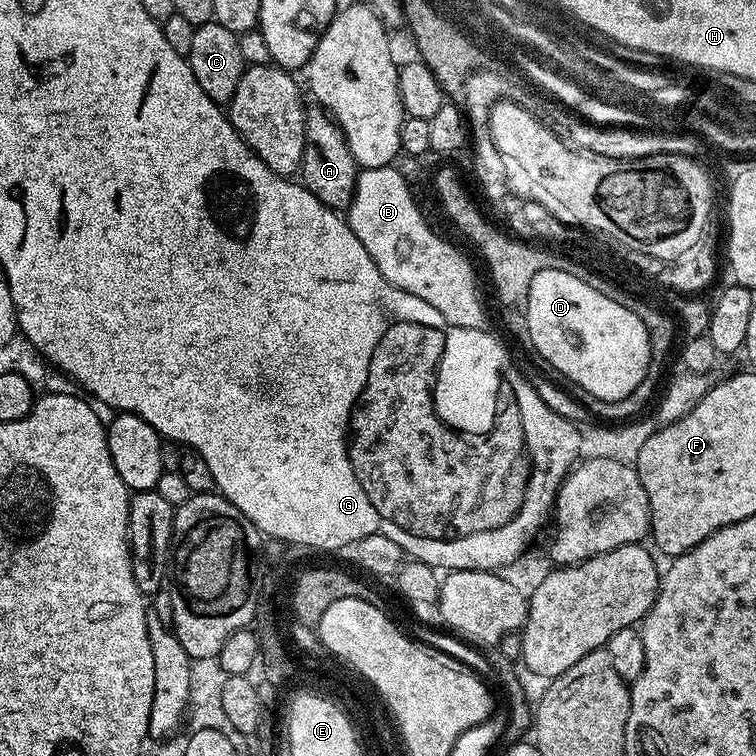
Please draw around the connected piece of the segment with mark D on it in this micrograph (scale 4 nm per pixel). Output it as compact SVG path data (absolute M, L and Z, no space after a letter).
M557 268L540 270L534 276L529 288L528 320L530 337L535 350L543 363L548 363L556 372L561 372L575 387L588 390L595 398L606 402L618 402L626 398L646 377L650 366L650 338L642 318L628 306L614 302L593 286L563 273Z

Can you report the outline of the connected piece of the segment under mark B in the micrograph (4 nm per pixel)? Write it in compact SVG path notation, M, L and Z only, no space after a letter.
M399 167L365 168L357 175L356 192L346 209L346 219L354 230L358 242L366 246L366 254L374 258L380 273L394 286L430 302L446 322L459 328L484 328L484 304L480 301L480 292L476 289L476 272L472 264L452 244L440 237L441 233L424 221L420 207L412 196L408 184L402 178Z

